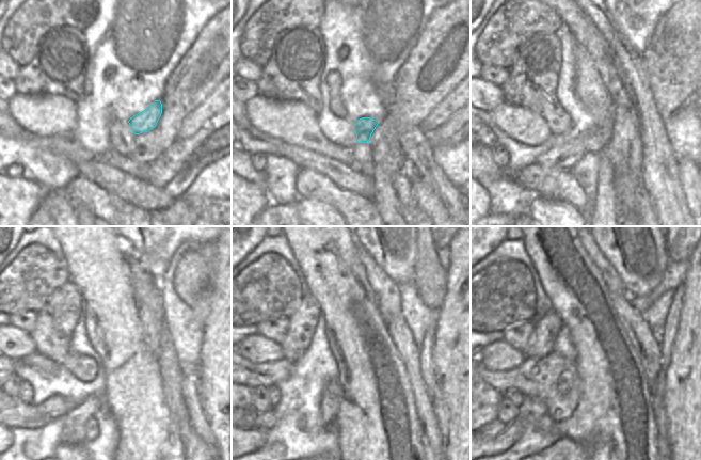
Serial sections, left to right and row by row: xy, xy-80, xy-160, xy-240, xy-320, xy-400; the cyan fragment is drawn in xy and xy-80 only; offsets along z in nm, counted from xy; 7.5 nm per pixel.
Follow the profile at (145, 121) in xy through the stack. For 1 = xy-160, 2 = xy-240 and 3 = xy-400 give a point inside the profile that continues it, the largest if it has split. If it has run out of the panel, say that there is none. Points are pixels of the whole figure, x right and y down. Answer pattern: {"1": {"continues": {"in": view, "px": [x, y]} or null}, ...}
{"1": {"continues": {"in": "xy-160", "px": [562, 158]}}, "2": {"continues": {"in": "xy-240", "px": [57, 406]}}, "3": {"continues": {"in": "xy-400", "px": [495, 427]}}}

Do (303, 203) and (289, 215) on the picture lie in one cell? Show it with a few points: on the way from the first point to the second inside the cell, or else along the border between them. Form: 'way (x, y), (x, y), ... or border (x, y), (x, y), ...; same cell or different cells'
border (301, 196), (297, 202), (298, 215); different cells

